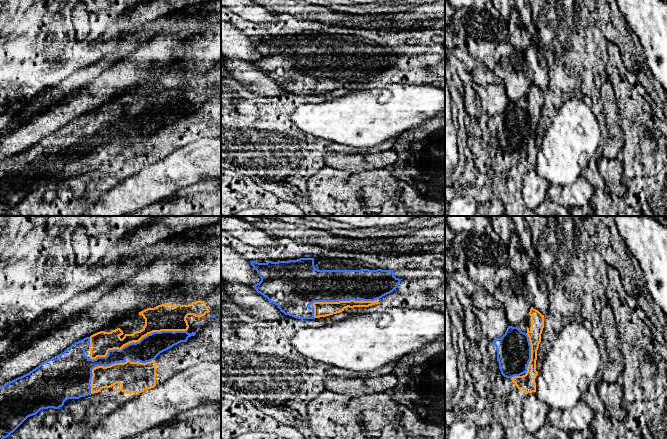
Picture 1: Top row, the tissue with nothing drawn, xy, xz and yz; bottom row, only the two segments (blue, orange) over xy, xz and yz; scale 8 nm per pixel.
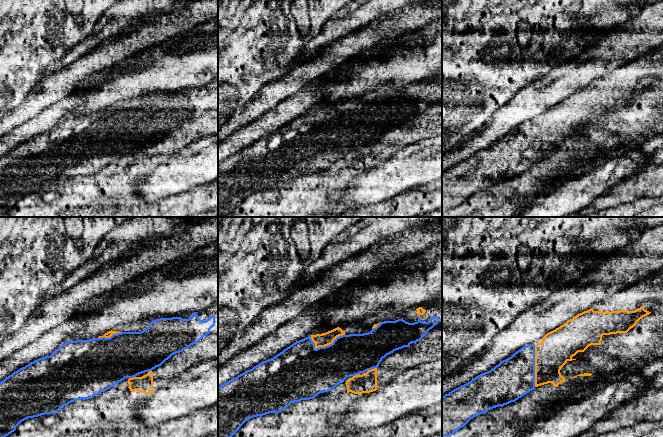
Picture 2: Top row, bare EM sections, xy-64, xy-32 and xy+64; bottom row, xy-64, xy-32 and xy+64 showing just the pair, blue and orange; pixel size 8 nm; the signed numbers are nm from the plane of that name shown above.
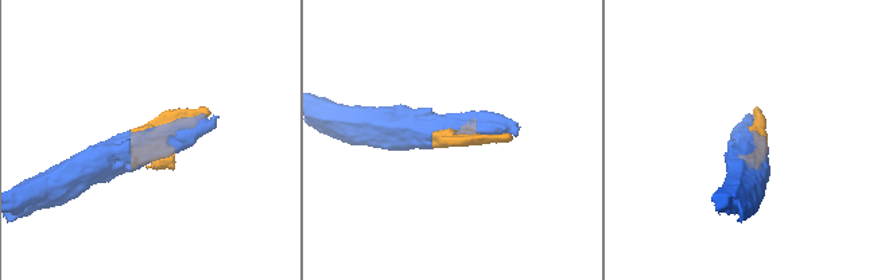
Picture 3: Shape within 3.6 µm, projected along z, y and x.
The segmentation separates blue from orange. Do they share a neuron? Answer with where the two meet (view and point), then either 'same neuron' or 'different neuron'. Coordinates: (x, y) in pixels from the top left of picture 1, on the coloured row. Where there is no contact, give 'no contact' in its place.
xy (136, 342) | same neuron

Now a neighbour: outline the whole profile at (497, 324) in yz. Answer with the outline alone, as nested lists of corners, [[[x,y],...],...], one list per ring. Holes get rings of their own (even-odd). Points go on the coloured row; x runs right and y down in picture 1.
[[[491,307],[485,312],[487,318],[488,340],[493,341],[497,338],[501,338],[505,334],[508,328],[508,322],[507,322],[504,308]]]

